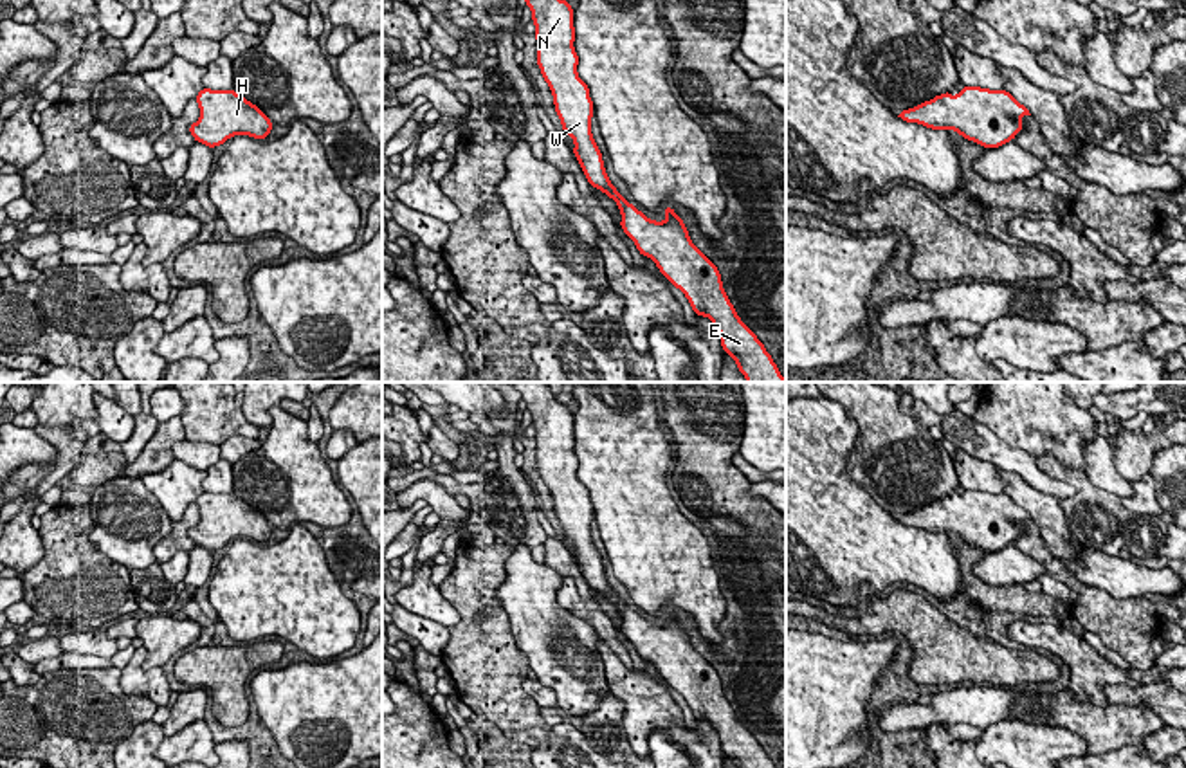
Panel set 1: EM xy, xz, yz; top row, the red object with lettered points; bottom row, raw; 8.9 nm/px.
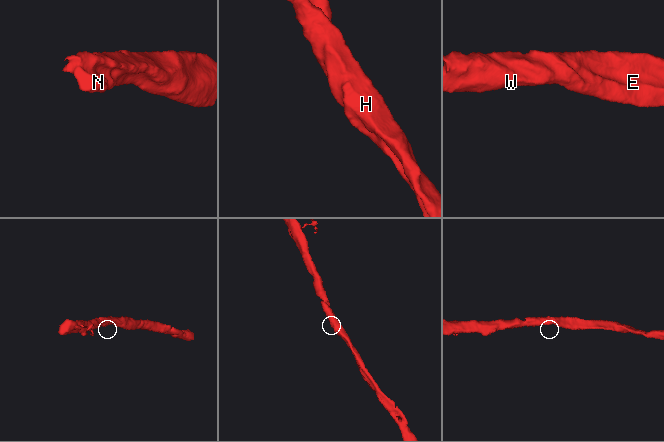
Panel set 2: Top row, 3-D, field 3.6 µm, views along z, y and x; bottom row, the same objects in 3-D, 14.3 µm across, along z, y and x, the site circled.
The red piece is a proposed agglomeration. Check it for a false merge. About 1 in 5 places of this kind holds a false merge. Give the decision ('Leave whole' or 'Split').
Leave whole

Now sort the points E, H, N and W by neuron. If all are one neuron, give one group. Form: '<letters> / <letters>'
E H N W

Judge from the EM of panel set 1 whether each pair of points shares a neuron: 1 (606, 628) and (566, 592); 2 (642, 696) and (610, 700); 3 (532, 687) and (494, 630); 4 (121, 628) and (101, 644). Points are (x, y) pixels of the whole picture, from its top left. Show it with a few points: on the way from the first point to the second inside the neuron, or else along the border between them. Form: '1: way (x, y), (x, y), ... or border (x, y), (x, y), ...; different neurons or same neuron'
1: way (597, 619), (575, 601); same neuron
2: border (610, 689), (622, 704), (622, 729), (628, 740); different neurons
3: border (527, 676), (523, 689), (539, 705); different neurons
4: border (105, 628), (116, 639); different neurons

